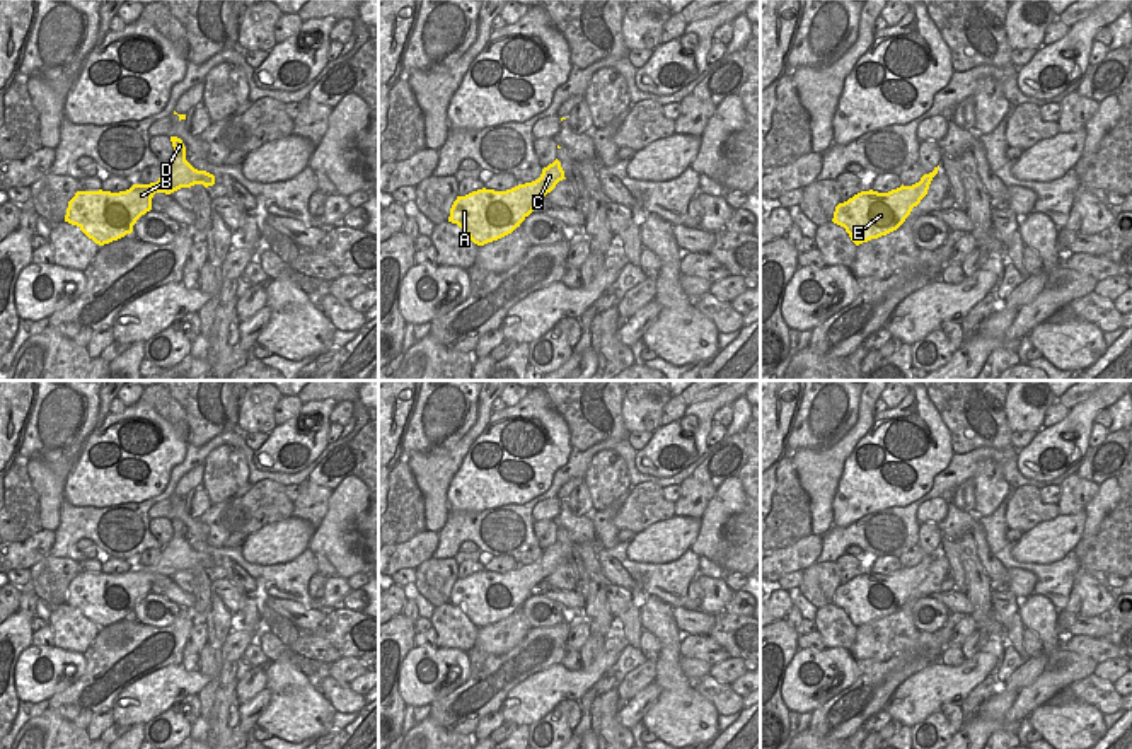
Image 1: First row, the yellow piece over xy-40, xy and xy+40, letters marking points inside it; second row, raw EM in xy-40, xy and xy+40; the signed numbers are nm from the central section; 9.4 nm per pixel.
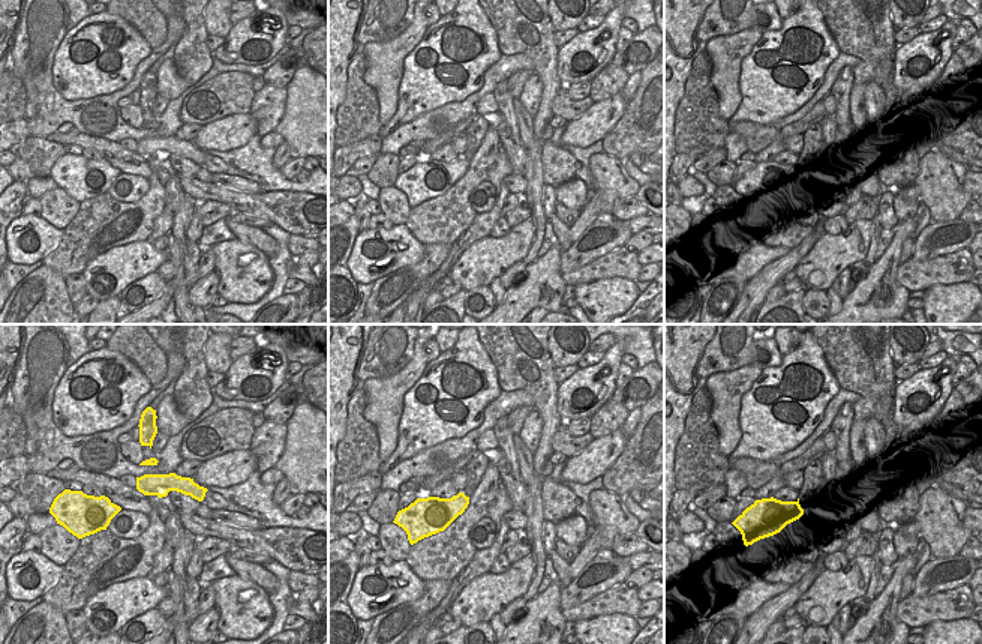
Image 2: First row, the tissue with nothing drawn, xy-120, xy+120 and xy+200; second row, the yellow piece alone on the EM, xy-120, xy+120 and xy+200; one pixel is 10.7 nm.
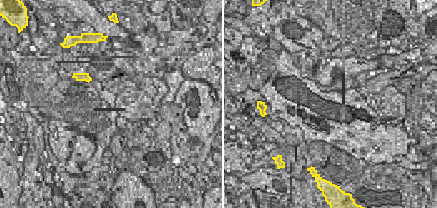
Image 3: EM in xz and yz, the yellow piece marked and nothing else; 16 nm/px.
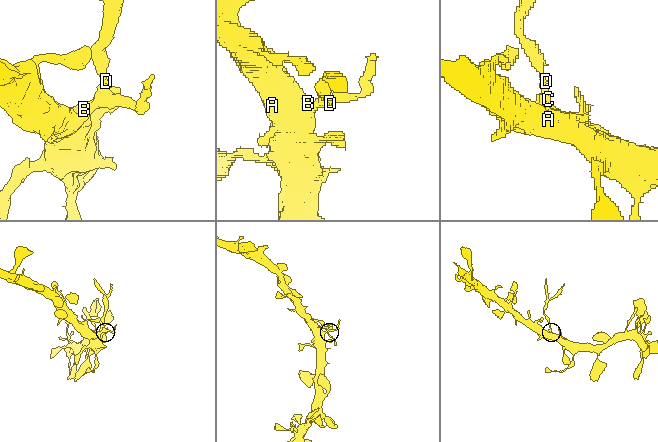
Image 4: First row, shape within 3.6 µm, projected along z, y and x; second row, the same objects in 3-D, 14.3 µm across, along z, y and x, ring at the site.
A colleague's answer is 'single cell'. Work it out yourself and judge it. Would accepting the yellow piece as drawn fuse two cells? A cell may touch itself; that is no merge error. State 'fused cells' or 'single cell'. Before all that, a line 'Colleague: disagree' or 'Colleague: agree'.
Colleague: disagree
fused cells

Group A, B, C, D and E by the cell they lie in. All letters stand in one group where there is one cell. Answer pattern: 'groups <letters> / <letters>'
groups A B E / C D

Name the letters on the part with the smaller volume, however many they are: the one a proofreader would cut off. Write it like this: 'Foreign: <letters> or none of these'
Foreign: C, D

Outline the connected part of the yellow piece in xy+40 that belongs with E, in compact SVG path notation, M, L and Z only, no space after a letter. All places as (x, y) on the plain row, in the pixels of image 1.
M921 563L888 575L861 573L835 589L832 604L859 628L897 613L926 577L927 568Z

